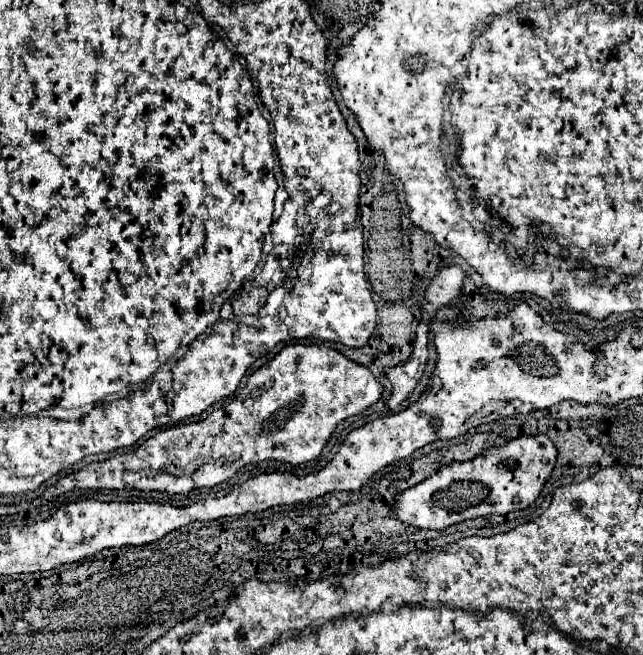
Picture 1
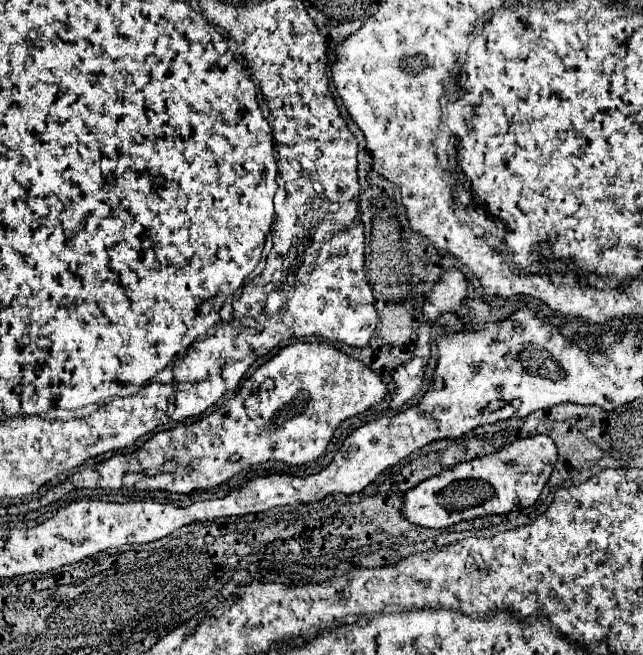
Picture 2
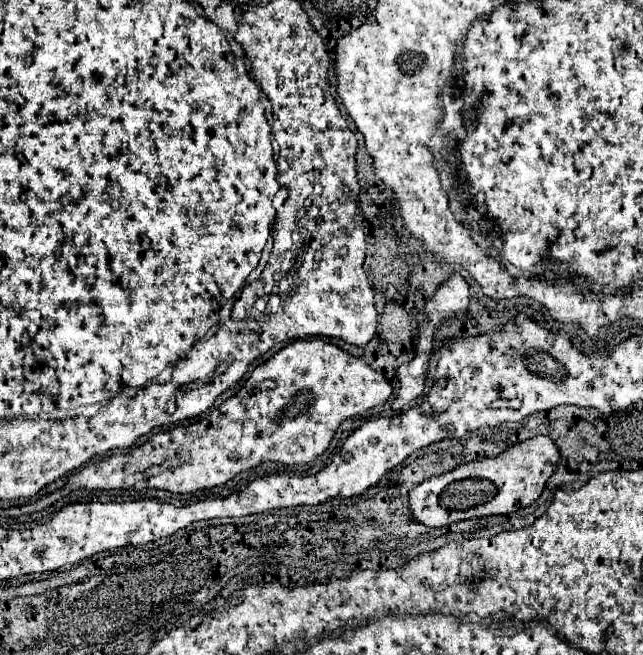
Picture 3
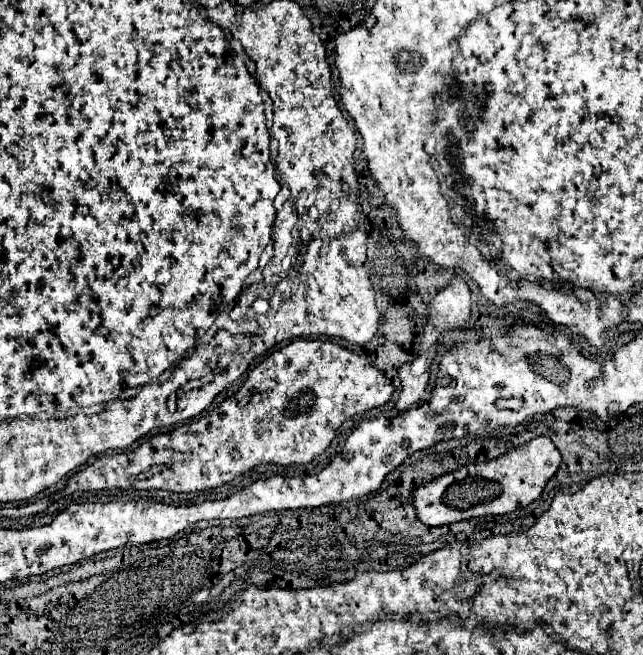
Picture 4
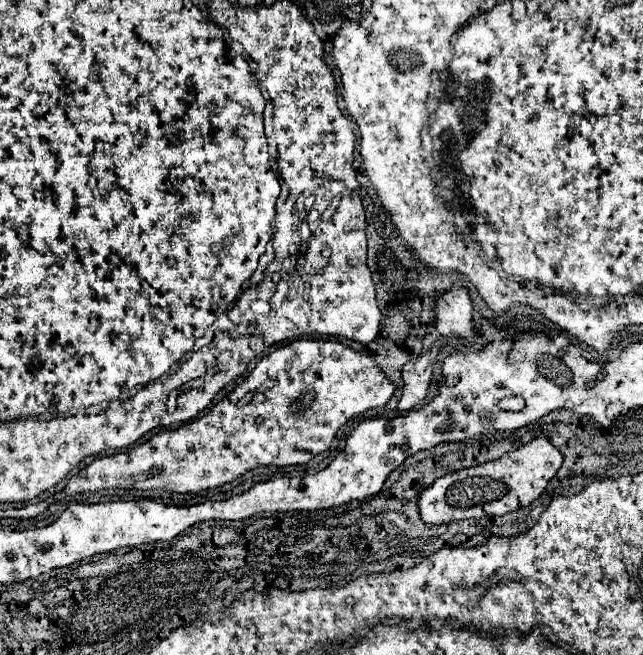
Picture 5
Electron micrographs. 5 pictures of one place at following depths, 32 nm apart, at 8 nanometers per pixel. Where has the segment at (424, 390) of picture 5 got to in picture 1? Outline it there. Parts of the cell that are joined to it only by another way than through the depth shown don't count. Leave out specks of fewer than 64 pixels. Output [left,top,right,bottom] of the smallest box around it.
[386,360,420,410]

